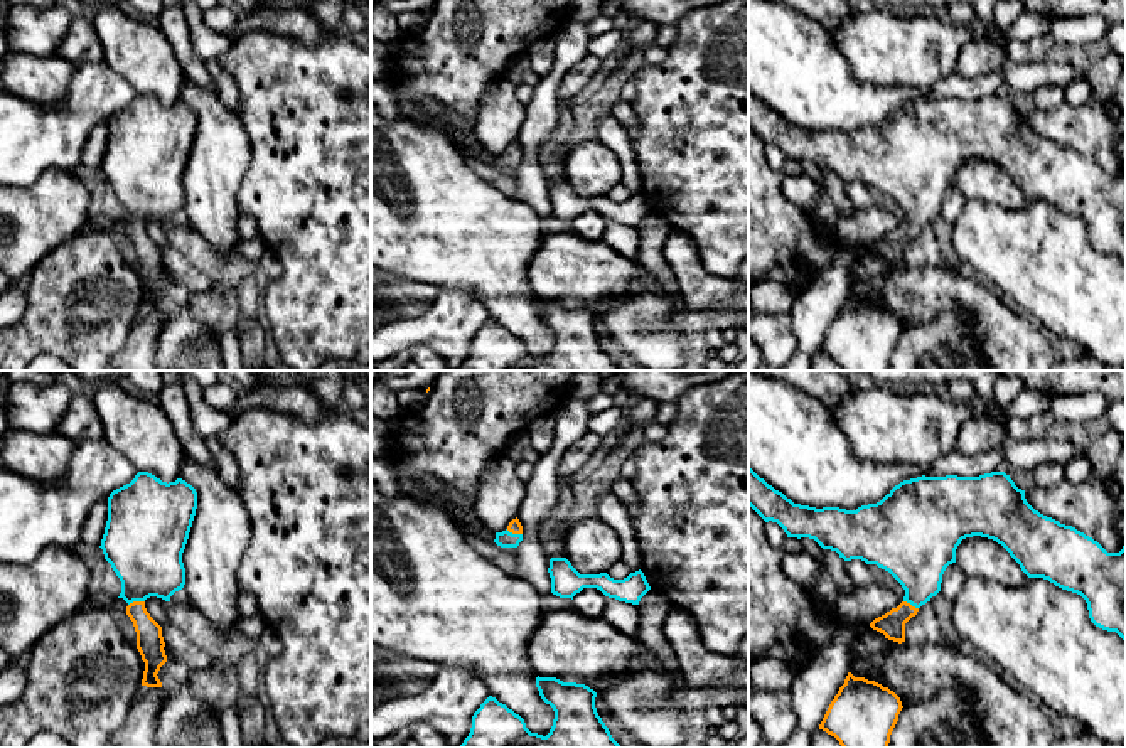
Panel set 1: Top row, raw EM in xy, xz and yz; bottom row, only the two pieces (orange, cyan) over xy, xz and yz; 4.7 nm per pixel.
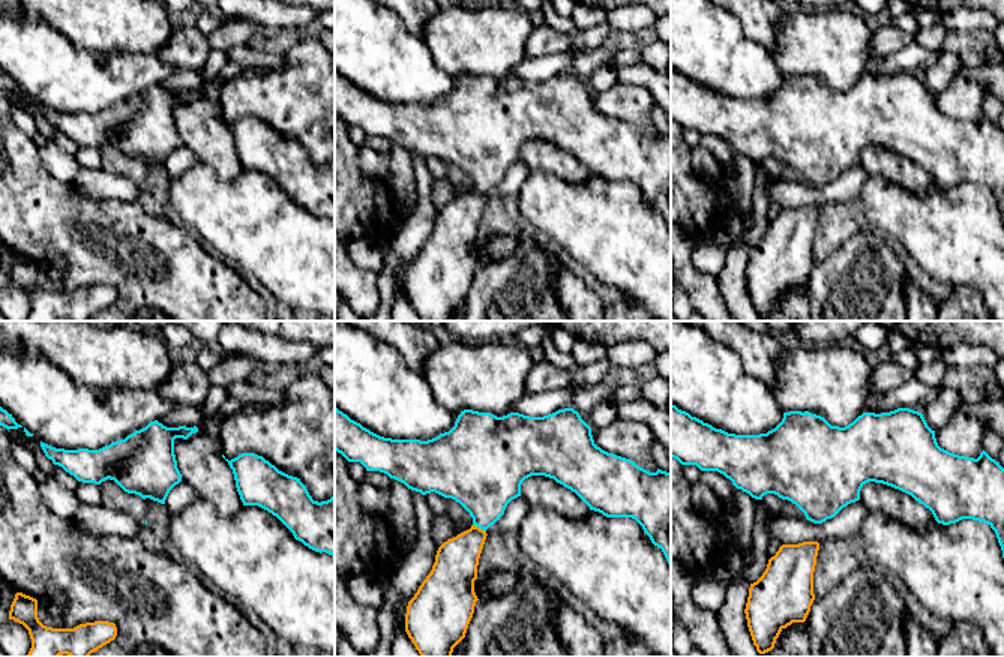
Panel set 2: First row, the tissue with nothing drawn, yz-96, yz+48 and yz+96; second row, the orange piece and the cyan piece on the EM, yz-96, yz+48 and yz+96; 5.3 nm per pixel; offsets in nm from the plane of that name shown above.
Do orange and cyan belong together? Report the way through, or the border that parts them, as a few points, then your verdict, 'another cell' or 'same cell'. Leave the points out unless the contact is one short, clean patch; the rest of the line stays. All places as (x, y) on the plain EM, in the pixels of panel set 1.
runs through xy (150, 267), (135, 224), (145, 174); same cell

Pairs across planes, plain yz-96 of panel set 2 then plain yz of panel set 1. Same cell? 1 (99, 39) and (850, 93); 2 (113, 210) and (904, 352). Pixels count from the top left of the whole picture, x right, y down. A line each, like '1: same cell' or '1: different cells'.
1: different cells
2: different cells

